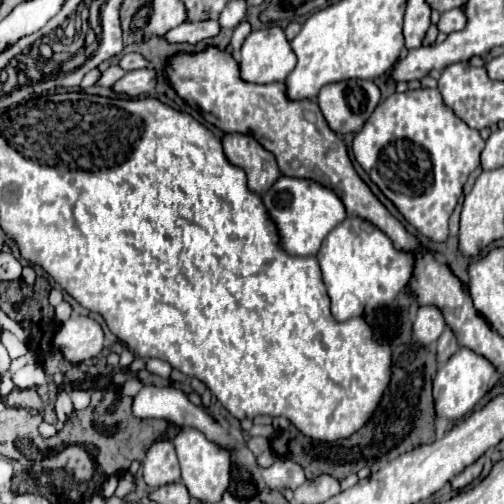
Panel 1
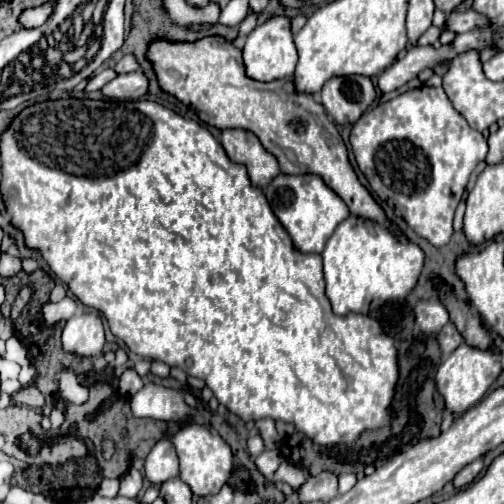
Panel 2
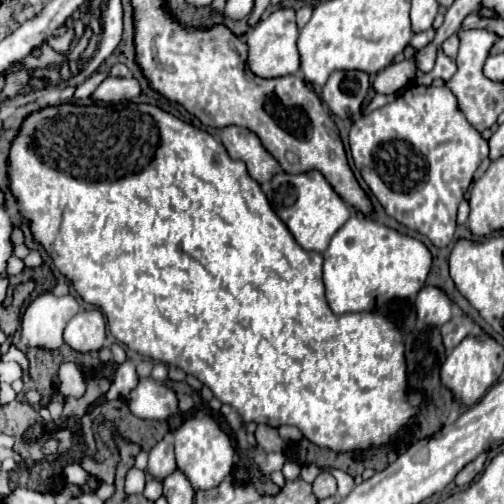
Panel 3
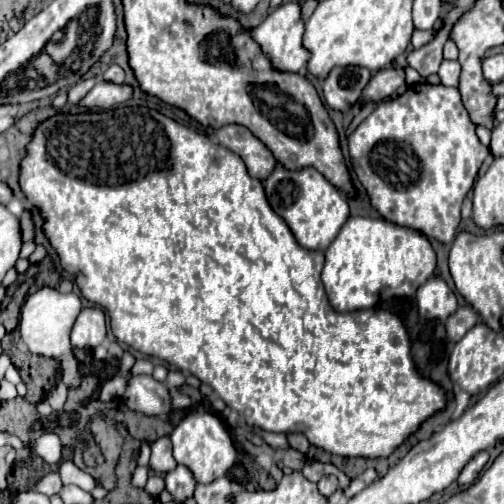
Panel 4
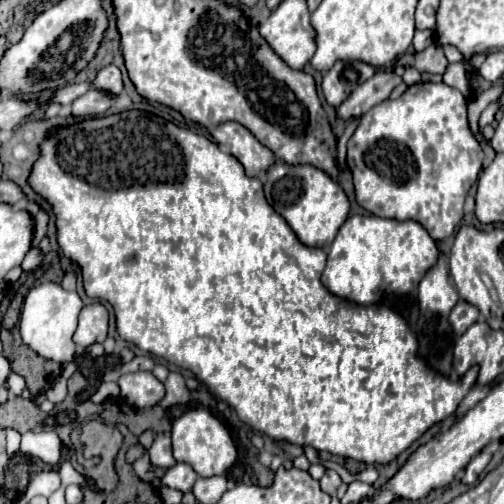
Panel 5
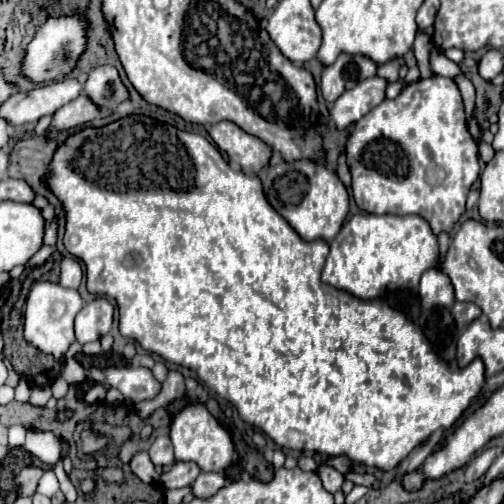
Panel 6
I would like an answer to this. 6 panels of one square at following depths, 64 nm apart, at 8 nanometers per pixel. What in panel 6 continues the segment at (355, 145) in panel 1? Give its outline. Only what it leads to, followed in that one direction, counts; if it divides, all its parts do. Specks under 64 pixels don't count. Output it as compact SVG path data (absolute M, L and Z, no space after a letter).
M436 76L420 78L398 94L394 100L380 102L364 118L360 118L346 144L348 168L352 174L354 202L360 210L370 214L396 214L408 216L418 214L434 228L436 234L442 230L452 230L464 212L466 196L470 186L480 174L478 166L478 146L470 138L464 118L462 94L452 78Z

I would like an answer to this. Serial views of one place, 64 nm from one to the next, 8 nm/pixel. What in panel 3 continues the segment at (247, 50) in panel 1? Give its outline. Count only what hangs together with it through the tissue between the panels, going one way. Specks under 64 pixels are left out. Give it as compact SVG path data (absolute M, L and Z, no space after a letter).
M280 8L272 12L266 20L260 20L252 30L246 32L248 42L248 64L256 76L262 78L276 78L286 74L300 72L300 52L298 52L298 26L296 26L296 12L292 8Z

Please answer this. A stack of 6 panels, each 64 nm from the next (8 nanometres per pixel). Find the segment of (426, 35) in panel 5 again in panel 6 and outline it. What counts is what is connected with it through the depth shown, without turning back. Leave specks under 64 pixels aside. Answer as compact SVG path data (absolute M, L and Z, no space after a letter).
M418 32L416 40L414 40L414 54L416 54L416 62L418 68L422 72L422 76L432 76L432 68L430 68L430 50L432 50L432 38Z

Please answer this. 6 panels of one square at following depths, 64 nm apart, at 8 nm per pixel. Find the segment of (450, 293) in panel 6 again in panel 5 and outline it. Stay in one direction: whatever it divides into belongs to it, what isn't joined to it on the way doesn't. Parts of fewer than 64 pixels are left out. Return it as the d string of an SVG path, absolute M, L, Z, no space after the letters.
M440 253L438 264L432 266L418 285L418 304L422 312L450 314L458 302L458 292L448 276L448 258Z

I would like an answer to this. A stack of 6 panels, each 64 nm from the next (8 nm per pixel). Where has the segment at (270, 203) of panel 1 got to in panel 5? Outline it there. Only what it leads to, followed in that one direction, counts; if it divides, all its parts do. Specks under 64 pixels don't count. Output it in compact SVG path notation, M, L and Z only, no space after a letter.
M276 162L266 170L264 194L270 206L290 224L298 240L306 246L318 246L328 250L332 240L336 238L340 226L348 218L350 200L342 186L330 178L324 170L310 164L286 164Z

